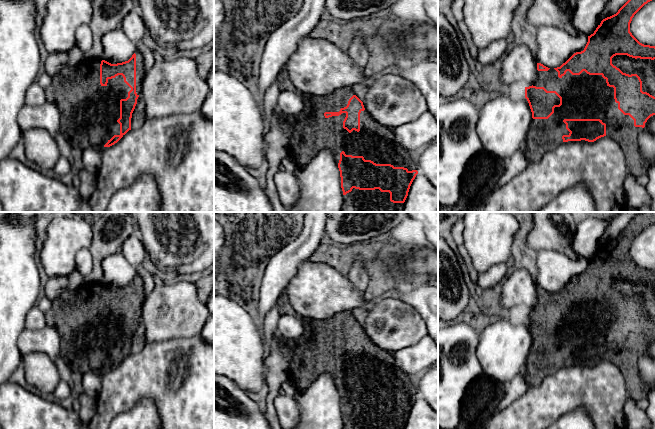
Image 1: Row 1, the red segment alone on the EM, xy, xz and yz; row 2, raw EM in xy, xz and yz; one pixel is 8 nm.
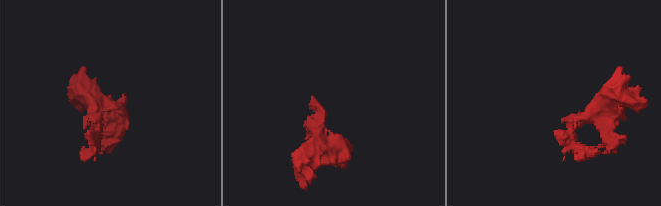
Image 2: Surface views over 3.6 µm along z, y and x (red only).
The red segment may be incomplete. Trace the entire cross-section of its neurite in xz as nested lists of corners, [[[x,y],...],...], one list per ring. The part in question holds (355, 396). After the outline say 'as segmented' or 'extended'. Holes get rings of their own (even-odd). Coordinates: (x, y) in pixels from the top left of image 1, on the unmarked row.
[[[350,311],[338,312],[323,320],[298,317],[304,325],[304,333],[298,338],[281,338],[290,352],[289,378],[297,392],[304,391],[321,374],[327,373],[338,388],[343,429],[404,429],[410,410],[418,398],[416,381],[400,369],[393,355],[369,339]]]; extended

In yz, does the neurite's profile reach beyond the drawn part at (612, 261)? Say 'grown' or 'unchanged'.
grown

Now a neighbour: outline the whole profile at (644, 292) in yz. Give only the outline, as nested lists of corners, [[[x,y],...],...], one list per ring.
[[[616,279],[612,288],[626,298],[637,298],[642,305],[642,313],[655,316],[655,293],[651,283],[632,282],[627,279]]]

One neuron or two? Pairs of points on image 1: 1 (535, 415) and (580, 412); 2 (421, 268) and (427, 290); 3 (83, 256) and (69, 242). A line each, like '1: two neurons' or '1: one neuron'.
1: two neurons
2: two neurons
3: two neurons

